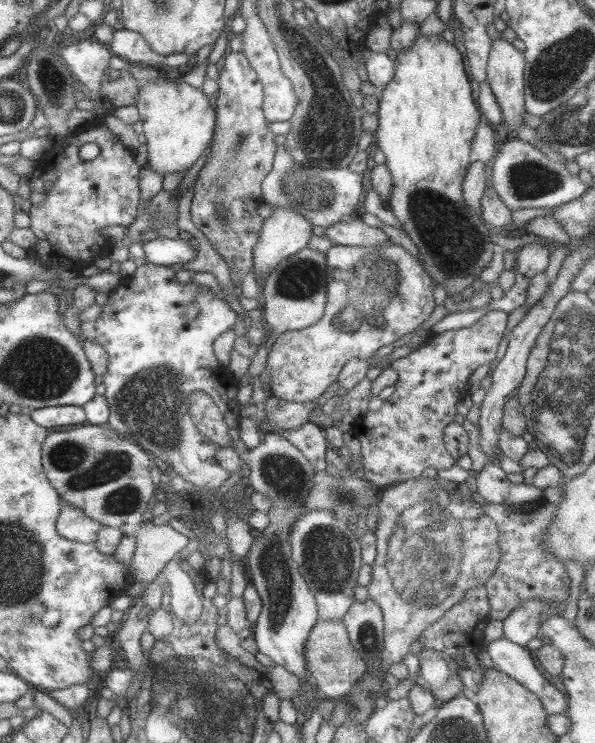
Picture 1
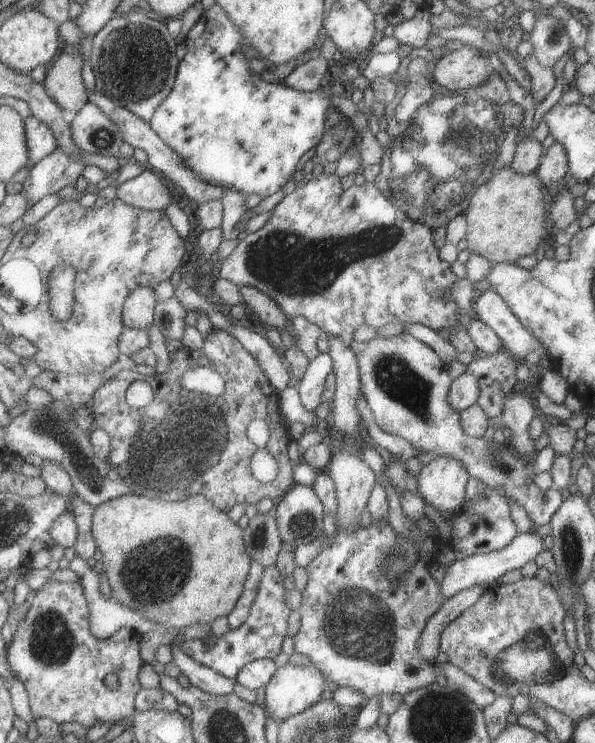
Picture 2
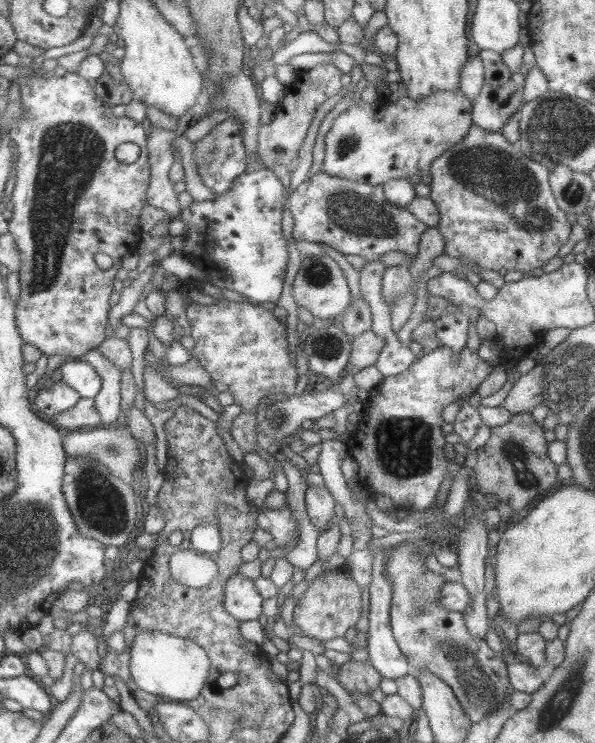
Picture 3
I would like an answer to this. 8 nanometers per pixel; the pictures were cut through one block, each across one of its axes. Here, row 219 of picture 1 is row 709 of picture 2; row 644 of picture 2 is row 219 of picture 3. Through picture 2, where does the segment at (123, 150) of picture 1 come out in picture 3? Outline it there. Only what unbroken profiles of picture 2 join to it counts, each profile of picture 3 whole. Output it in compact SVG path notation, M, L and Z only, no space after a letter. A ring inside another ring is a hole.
M66 73L56 77L18 78L21 103L26 112L16 118L10 135L15 142L16 186L10 201L14 209L8 222L22 257L20 279L22 293L16 303L18 328L27 344L36 346L47 356L60 354L81 358L107 339L110 325L111 294L113 282L123 268L123 256L142 244L141 216L143 208L150 205L148 192L151 186L152 164L148 150L147 132L143 124L126 114L117 117L112 104L103 100L84 76ZM131 142L141 148L138 159L123 164L115 158L119 144ZM95 254L109 255L113 266L101 270Z

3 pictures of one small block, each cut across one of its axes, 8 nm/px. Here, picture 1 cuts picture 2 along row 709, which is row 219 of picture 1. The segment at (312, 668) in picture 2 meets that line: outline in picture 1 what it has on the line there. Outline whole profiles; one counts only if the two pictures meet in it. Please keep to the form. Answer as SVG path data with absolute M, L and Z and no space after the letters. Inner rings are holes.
M272 206L272 214L266 219L264 228L260 233L260 240L258 246L254 251L255 265L253 271L255 271L255 277L257 281L268 278L269 274L275 270L283 260L297 255L300 251L307 248L307 244L311 242L313 238L313 228L315 226L302 214L297 214L296 210L291 208L278 208L278 206Z

